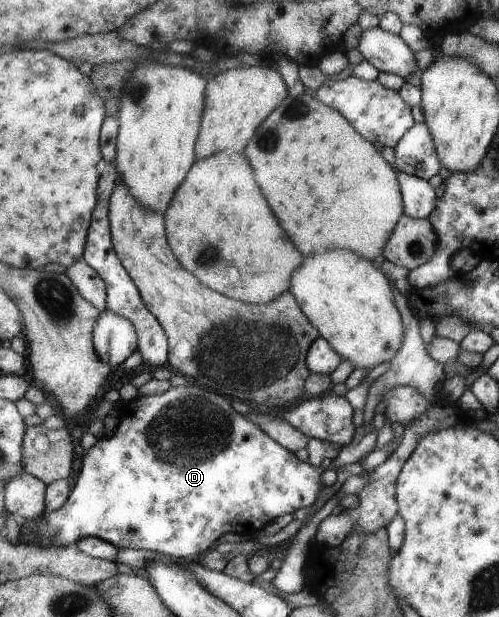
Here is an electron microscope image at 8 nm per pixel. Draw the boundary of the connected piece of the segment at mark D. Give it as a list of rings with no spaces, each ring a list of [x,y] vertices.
[[[187,384],[177,387],[170,386],[160,394],[136,396],[122,406],[120,414],[112,436],[100,437],[98,442],[83,457],[79,476],[66,504],[57,511],[44,513],[42,518],[26,522],[18,534],[18,546],[24,544],[25,546],[42,546],[44,548],[67,547],[69,544],[76,544],[84,537],[98,537],[108,541],[117,549],[144,549],[162,555],[170,555],[176,559],[192,560],[194,554],[208,550],[212,546],[212,542],[222,534],[233,532],[234,534],[253,537],[272,521],[289,517],[297,509],[307,508],[315,502],[321,489],[324,488],[321,483],[323,469],[320,466],[311,466],[307,461],[298,460],[294,453],[279,446],[274,439],[266,435],[254,423],[249,422],[243,415],[232,412],[228,400],[222,398],[222,395],[210,394],[198,386]]]

